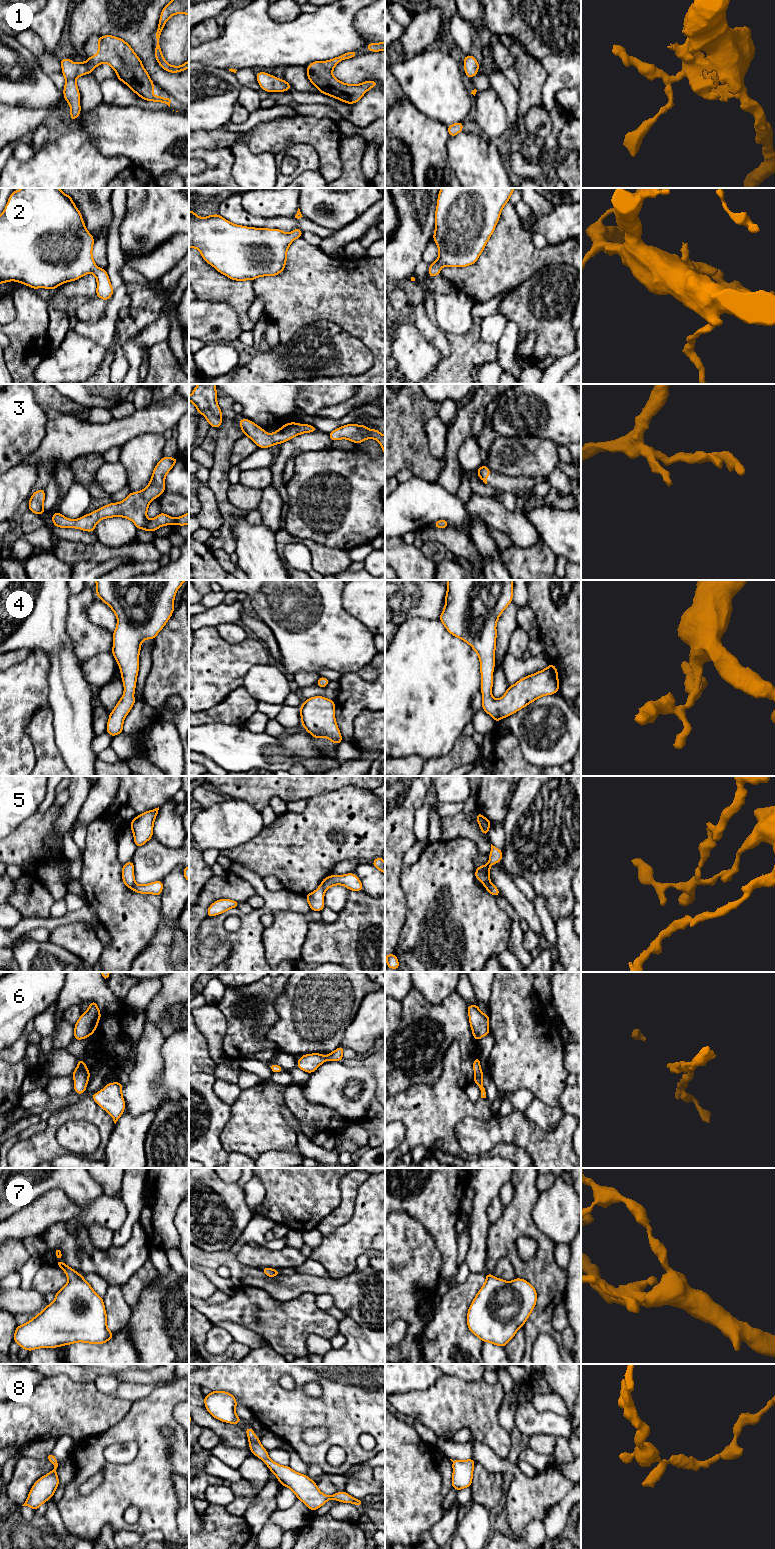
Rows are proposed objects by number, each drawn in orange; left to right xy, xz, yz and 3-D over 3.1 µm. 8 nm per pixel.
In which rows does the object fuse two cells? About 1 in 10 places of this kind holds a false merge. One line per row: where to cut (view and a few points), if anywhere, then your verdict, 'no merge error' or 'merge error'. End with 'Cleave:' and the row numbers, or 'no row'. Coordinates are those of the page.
1: no cut; no merge error
2: no cut; no merge error
3: no cut; no merge error
4: no cut; no merge error
5: cut in xz along (329, 876), (323, 883), (325, 890); merge error
6: no cut; no merge error
7: no cut; no merge error
8: no cut; no merge error
Cleave: 5

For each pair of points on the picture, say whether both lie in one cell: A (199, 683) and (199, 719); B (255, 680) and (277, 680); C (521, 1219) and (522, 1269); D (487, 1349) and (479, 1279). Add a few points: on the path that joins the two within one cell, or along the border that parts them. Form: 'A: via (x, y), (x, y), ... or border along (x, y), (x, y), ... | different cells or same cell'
A: border along (220, 702), (199, 712) | different cells
B: via (260, 681), (272, 681) | same cell
C: via (511, 1231), (511, 1254), (513, 1257) | same cell
D: border along (484, 1342), (480, 1348), (480, 1353) | different cells

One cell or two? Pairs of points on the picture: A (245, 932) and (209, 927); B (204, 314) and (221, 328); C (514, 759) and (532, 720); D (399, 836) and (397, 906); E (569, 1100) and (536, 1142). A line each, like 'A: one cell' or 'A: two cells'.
A: one cell
B: one cell
C: two cells
D: one cell
E: two cells

